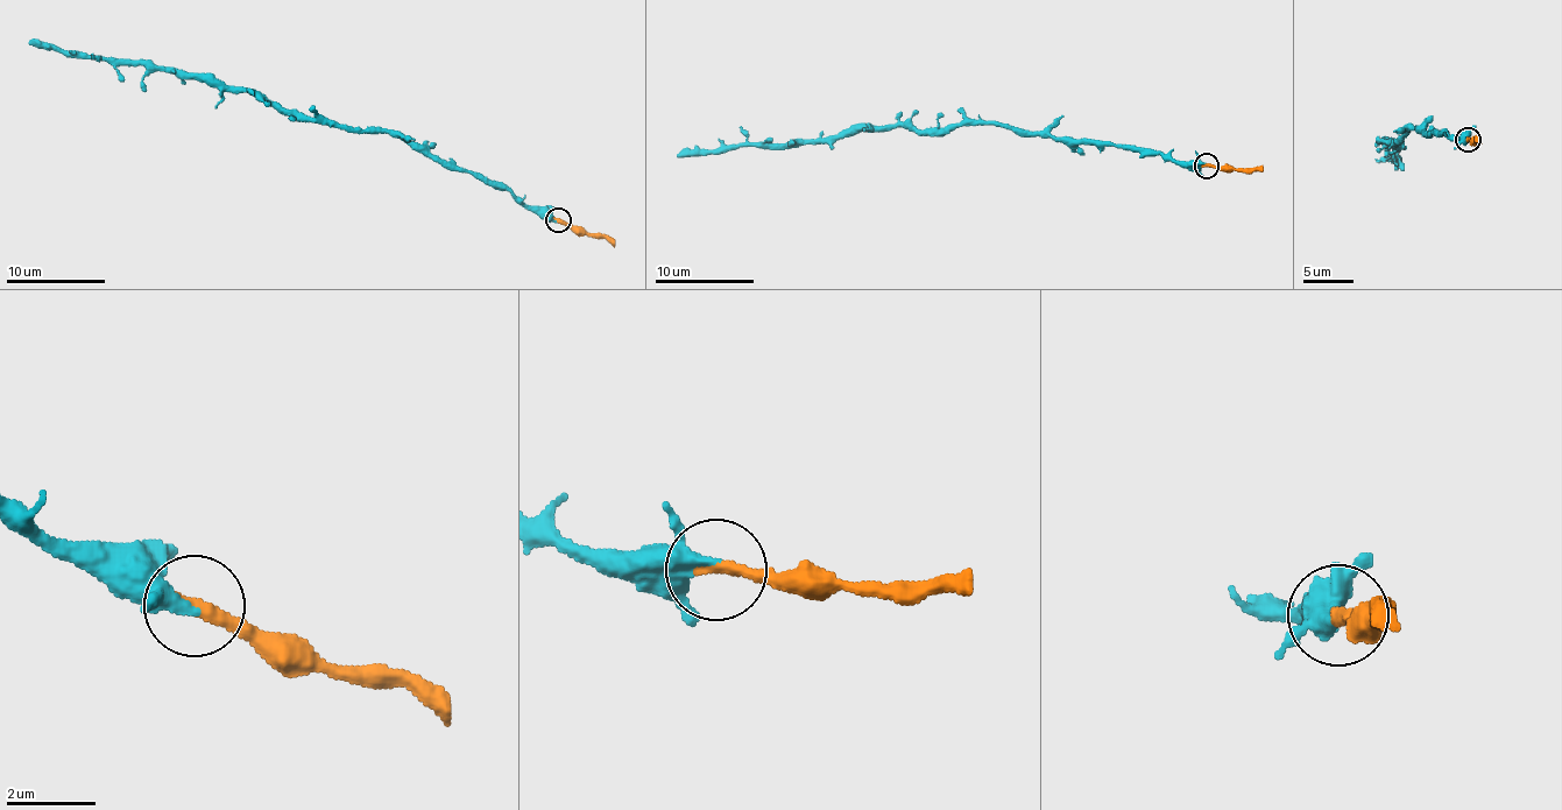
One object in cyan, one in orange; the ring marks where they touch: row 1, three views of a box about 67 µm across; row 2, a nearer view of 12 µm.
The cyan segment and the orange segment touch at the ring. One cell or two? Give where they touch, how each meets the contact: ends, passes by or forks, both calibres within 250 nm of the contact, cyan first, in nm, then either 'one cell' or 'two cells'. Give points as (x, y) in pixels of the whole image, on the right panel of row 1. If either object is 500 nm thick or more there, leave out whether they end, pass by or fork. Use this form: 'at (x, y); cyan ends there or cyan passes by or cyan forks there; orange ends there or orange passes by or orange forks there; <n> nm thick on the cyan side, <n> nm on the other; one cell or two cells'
at (1468, 139); cyan passes by; orange ends there; 320 nm thick on the cyan side, 300 nm on the other; one cell

